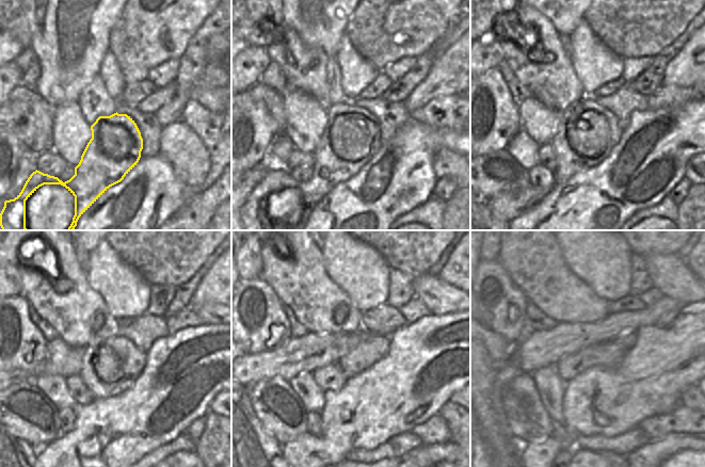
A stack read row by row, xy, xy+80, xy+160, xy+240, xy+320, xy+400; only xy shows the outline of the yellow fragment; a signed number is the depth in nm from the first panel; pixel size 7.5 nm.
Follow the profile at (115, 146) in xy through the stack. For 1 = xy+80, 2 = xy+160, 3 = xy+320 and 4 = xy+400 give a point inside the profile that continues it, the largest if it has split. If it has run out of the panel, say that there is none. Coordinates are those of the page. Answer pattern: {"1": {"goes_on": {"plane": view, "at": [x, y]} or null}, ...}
{"1": {"goes_on": {"plane": "xy+80", "at": [351, 138]}}, "2": {"goes_on": {"plane": "xy+160", "at": [588, 131]}}, "3": {"goes_on": {"plane": "xy+320", "at": [371, 349]}}, "4": {"goes_on": {"plane": "xy+400", "at": [626, 342]}}}

